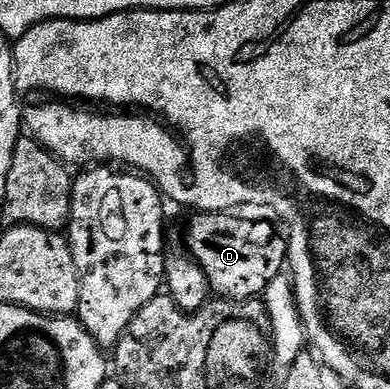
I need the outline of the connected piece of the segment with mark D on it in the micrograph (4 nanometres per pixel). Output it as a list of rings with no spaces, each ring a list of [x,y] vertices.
[[[233,212],[193,216],[189,222],[188,253],[203,270],[209,281],[209,289],[218,299],[243,302],[247,298],[264,295],[265,289],[287,266],[286,239],[277,235],[277,230],[269,222],[252,222],[249,218],[236,218]]]

